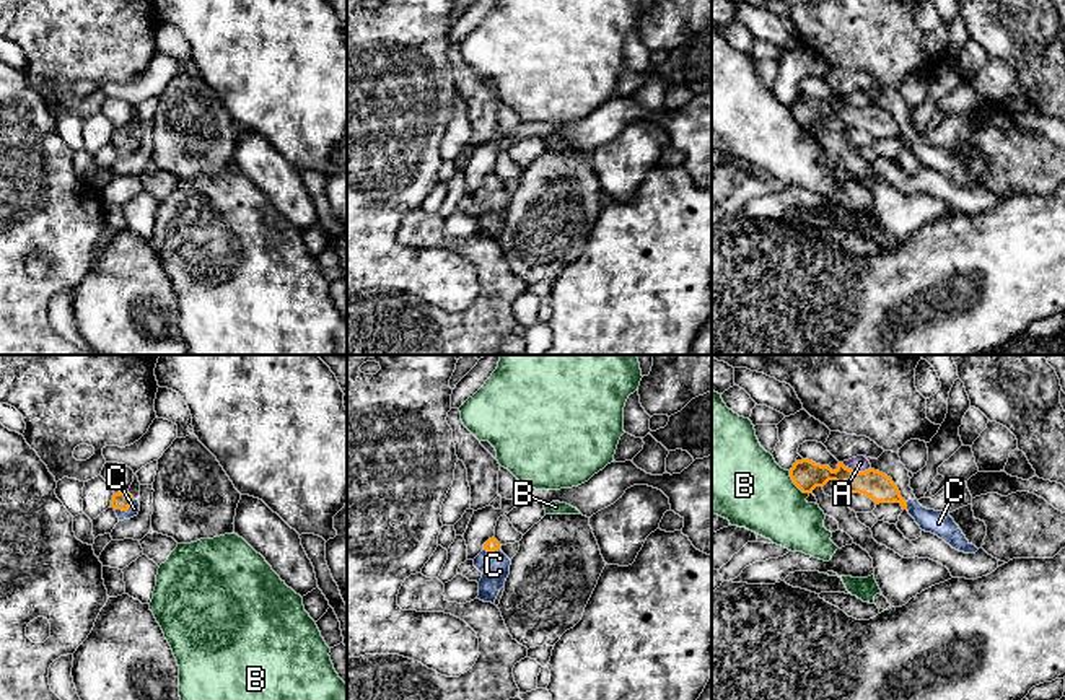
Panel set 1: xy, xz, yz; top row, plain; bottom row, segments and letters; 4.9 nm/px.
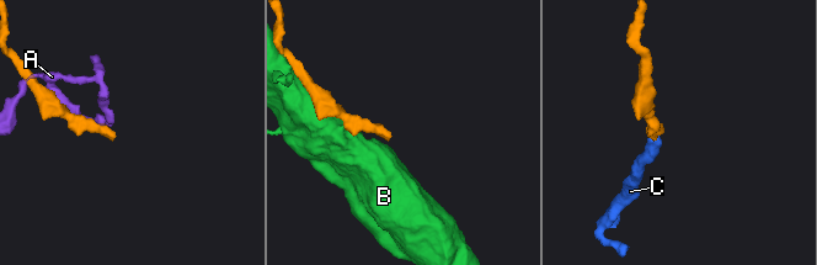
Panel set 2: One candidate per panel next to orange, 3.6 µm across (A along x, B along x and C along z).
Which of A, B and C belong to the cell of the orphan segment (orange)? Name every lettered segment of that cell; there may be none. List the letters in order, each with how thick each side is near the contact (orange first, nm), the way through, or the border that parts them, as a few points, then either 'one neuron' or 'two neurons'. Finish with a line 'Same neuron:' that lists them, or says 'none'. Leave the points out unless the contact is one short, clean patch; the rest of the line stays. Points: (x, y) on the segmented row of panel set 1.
A: 150 nm thick on the orange side, 80 nm on the other; border along yz (842, 463), (857, 471), (870, 469); two neurons
B: 150 nm thick on the orange side, 380 nm on the other; two neurons
C: 90 nm thick on the orange side, 50 nm on the other; runs through xy (121, 500), (126, 510), (134, 508); one neuron
Same neuron: C

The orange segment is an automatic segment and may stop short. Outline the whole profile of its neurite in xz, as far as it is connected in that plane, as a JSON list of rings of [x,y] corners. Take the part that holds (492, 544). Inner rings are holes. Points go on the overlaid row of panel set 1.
[[[495,537],[484,544],[484,550],[474,558],[474,567],[482,573],[477,599],[495,602],[510,575],[511,560],[502,552]]]

